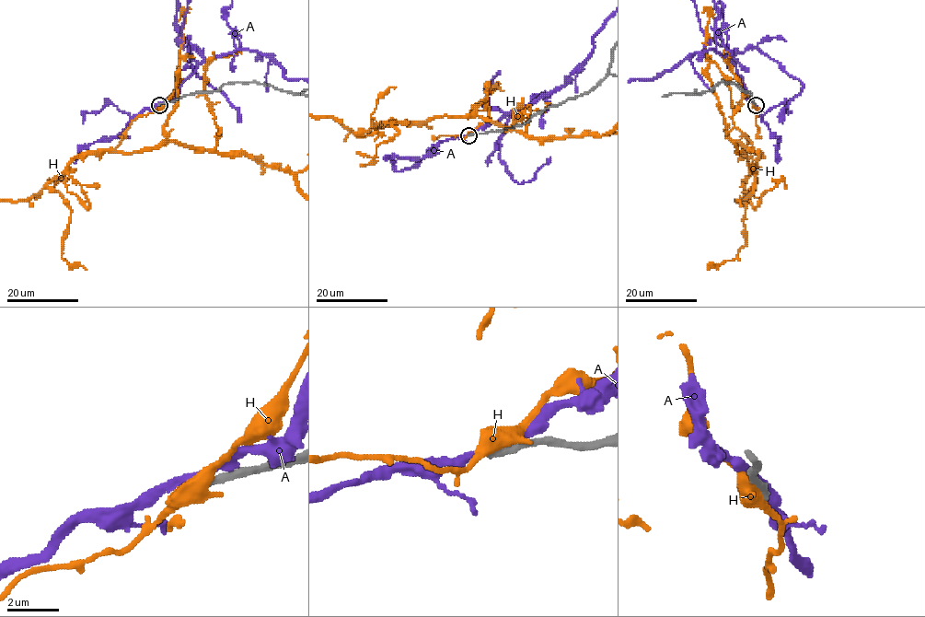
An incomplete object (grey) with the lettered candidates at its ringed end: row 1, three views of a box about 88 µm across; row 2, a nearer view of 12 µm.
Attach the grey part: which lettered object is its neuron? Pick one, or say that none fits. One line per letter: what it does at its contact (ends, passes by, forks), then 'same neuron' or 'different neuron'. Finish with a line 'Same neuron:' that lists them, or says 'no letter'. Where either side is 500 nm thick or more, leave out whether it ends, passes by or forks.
A: it passes by; different neuron
H: different neuron
Same neuron: no letter

